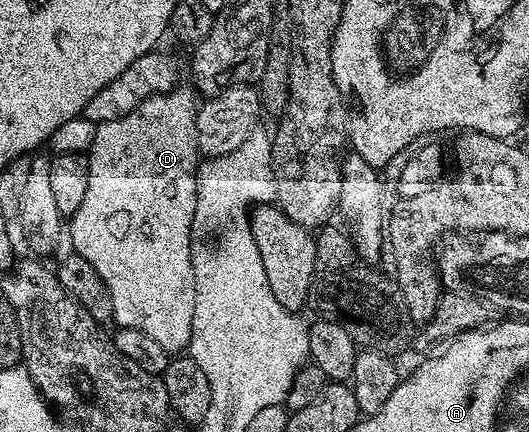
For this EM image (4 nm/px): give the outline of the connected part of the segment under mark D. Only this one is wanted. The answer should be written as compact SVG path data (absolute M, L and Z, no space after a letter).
M177 88L168 94L156 94L134 112L97 125L88 164L90 184L82 208L70 216L71 249L86 259L104 281L115 325L134 328L150 336L154 344L172 356L187 351L194 320L192 221L196 211L198 102L192 99L193 91L188 90Z

